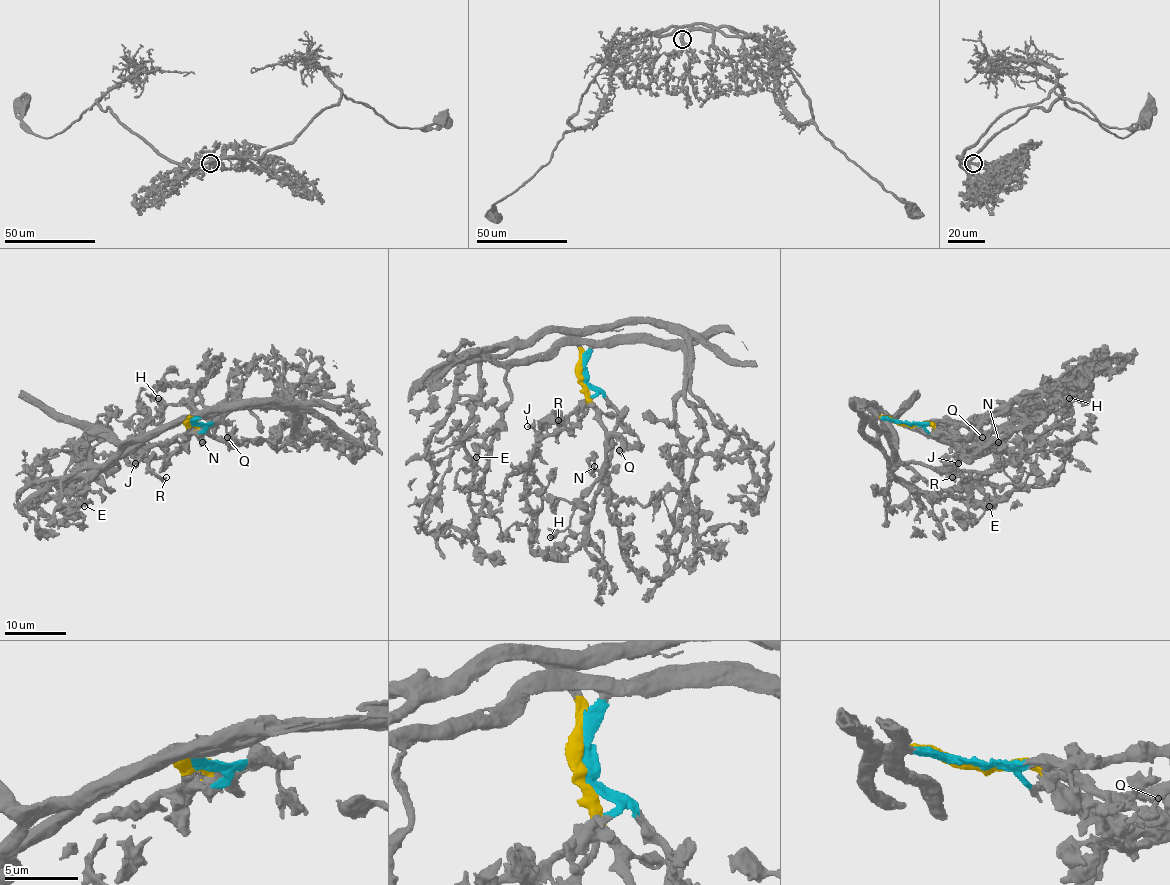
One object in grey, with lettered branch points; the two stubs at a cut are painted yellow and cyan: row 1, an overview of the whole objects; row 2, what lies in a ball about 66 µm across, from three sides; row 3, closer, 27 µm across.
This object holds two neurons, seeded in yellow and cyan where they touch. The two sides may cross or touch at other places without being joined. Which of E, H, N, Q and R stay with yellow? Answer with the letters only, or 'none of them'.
H, N, R

